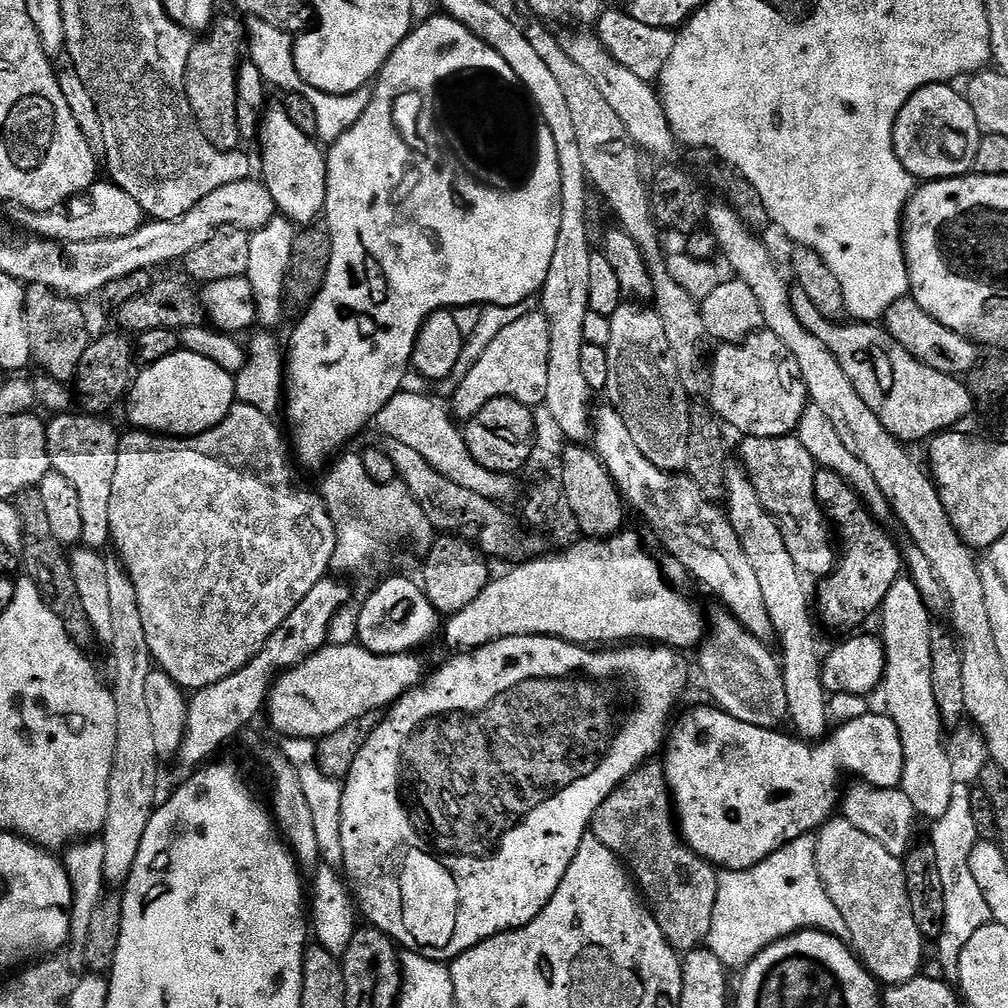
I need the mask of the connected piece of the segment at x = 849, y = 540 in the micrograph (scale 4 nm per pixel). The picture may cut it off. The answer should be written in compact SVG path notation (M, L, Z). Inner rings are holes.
M820 468L814 488L820 507L834 525L839 539L840 536L844 539L844 548L842 544L836 567L819 581L820 589L814 592L814 604L819 619L821 616L828 624L841 624L844 628L852 628L848 630L856 630L867 616L875 612L877 615L881 611L890 586L895 580L901 579L902 548L900 552L891 534L884 529L885 525L868 511L860 495L843 477L829 468Z

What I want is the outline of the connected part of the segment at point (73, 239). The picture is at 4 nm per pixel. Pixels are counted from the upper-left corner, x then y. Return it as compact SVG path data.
M97 182L91 189L73 196L65 204L59 204L45 212L31 212L25 208L13 207L11 209L12 220L21 224L28 233L42 240L55 240L64 244L81 244L82 242L94 242L106 238L122 238L126 234L132 234L145 223L145 212L130 196L126 190L122 190L111 182Z

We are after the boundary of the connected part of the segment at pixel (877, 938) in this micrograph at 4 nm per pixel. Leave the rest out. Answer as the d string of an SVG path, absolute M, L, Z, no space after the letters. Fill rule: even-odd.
M843 818L827 820L819 829L816 841L816 865L822 886L830 894L830 902L838 906L848 927L847 939L865 968L884 986L905 984L921 975L926 939L914 924L910 900L907 898L906 878L901 857L890 854L870 834L862 834L858 826Z

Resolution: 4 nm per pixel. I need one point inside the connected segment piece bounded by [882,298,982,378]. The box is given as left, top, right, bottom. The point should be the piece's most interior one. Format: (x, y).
(934, 345)

